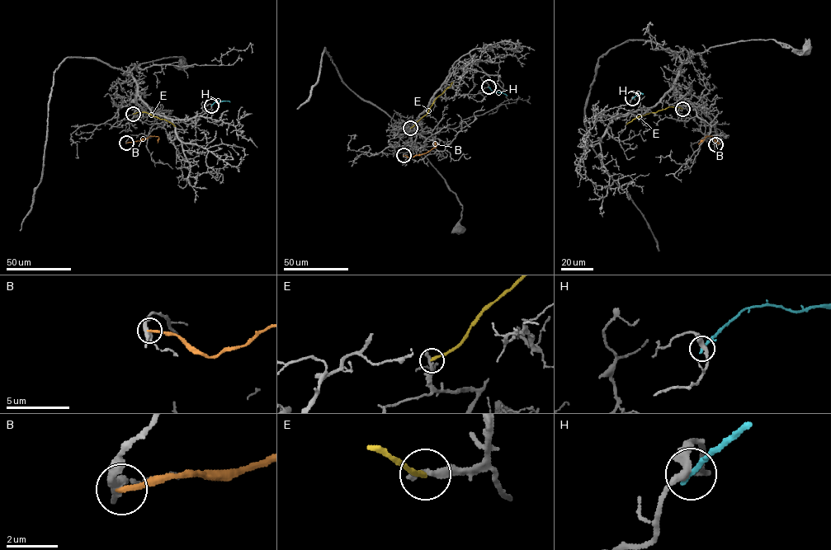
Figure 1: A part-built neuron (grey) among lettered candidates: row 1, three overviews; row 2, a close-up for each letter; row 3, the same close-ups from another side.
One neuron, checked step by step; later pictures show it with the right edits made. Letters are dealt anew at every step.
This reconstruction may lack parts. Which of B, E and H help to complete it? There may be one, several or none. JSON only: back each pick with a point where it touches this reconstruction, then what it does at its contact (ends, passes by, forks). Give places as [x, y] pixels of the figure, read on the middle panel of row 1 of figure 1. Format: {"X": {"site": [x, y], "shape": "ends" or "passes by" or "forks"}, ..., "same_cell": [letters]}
{"same_cell": []}

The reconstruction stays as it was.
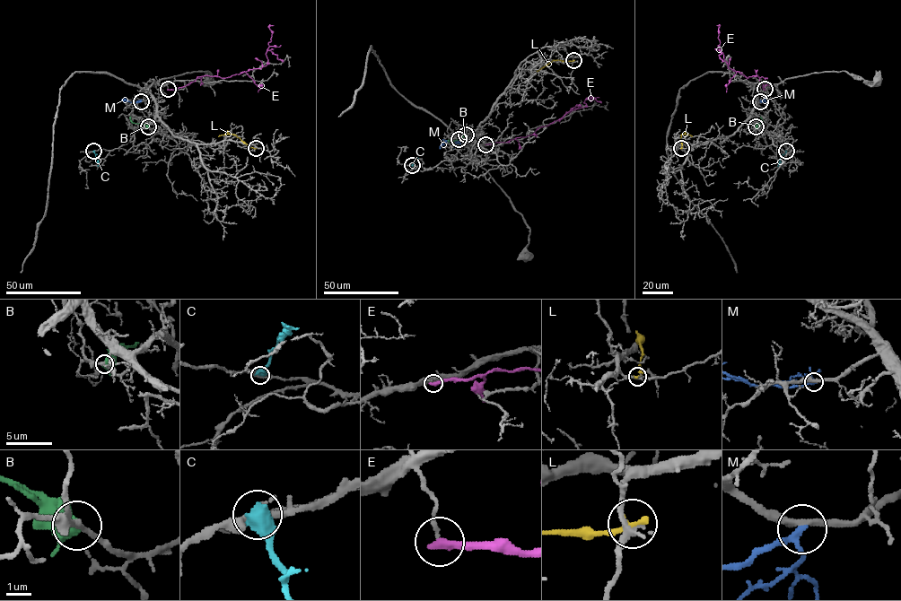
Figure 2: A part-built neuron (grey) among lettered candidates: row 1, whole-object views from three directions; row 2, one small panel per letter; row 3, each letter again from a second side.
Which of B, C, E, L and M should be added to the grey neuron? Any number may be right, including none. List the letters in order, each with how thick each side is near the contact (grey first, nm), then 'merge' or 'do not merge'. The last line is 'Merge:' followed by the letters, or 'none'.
B: 280 nm thick on the grey side, 480 nm on the other; do not merge
C: 260 nm thick on the grey side, 750 nm on the other; do not merge
E: 150 nm thick on the grey side, 400 nm on the other; do not merge
L: 220 nm thick on the grey side, 260 nm on the other; do not merge
M: 320 nm thick on the grey side, 180 nm on the other; merge
Merge: M

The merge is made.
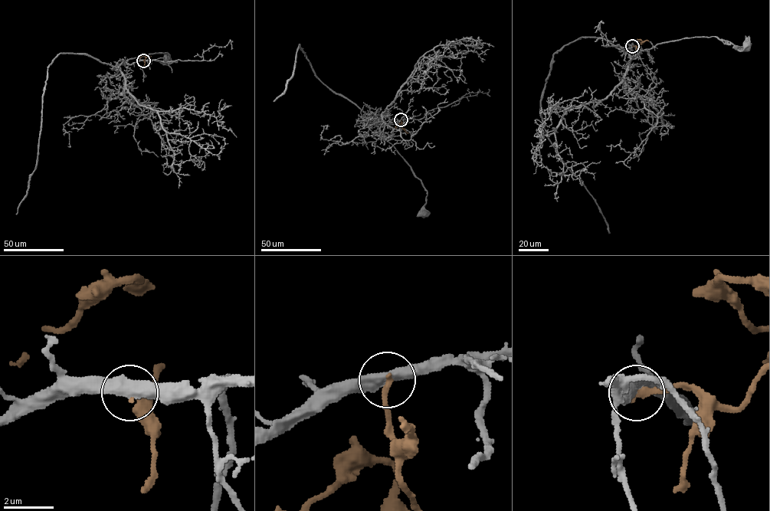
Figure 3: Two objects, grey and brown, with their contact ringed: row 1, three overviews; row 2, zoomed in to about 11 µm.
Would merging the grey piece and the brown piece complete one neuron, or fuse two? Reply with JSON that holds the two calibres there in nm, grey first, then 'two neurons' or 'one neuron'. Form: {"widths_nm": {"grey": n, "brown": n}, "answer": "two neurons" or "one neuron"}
{"widths_nm": {"grey": 500, "brown": 240}, "answer": "two neurons"}

